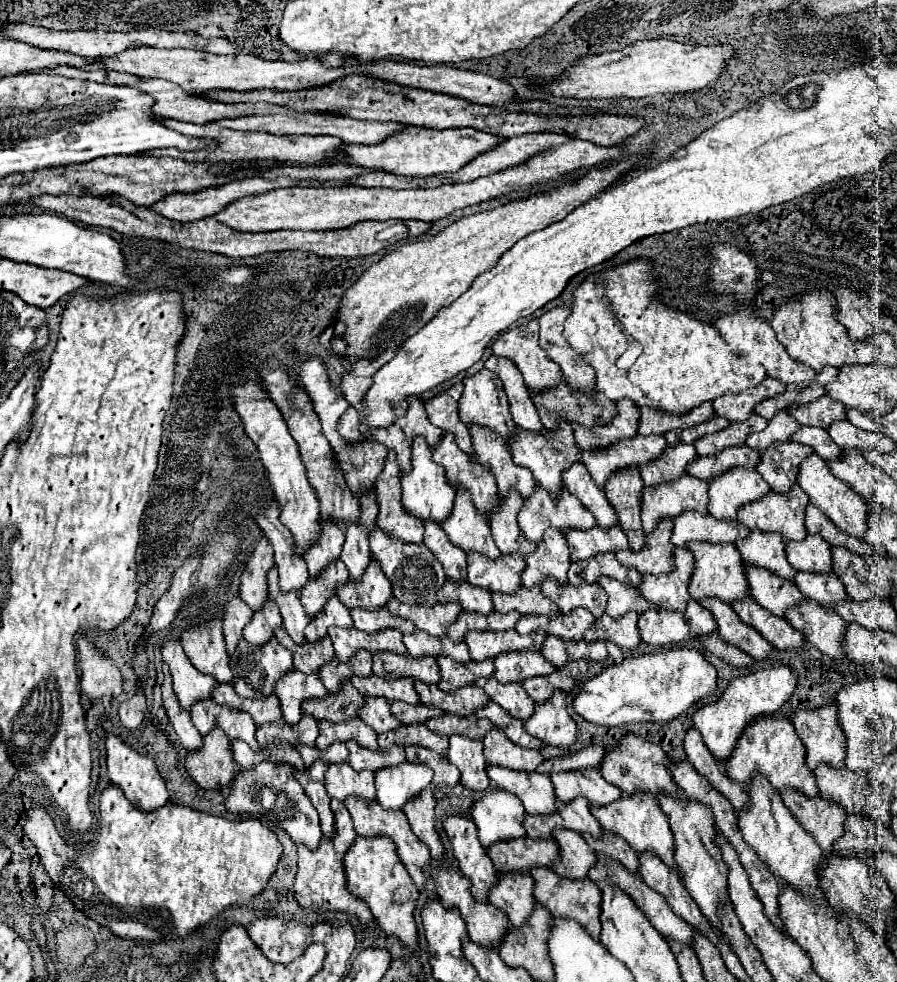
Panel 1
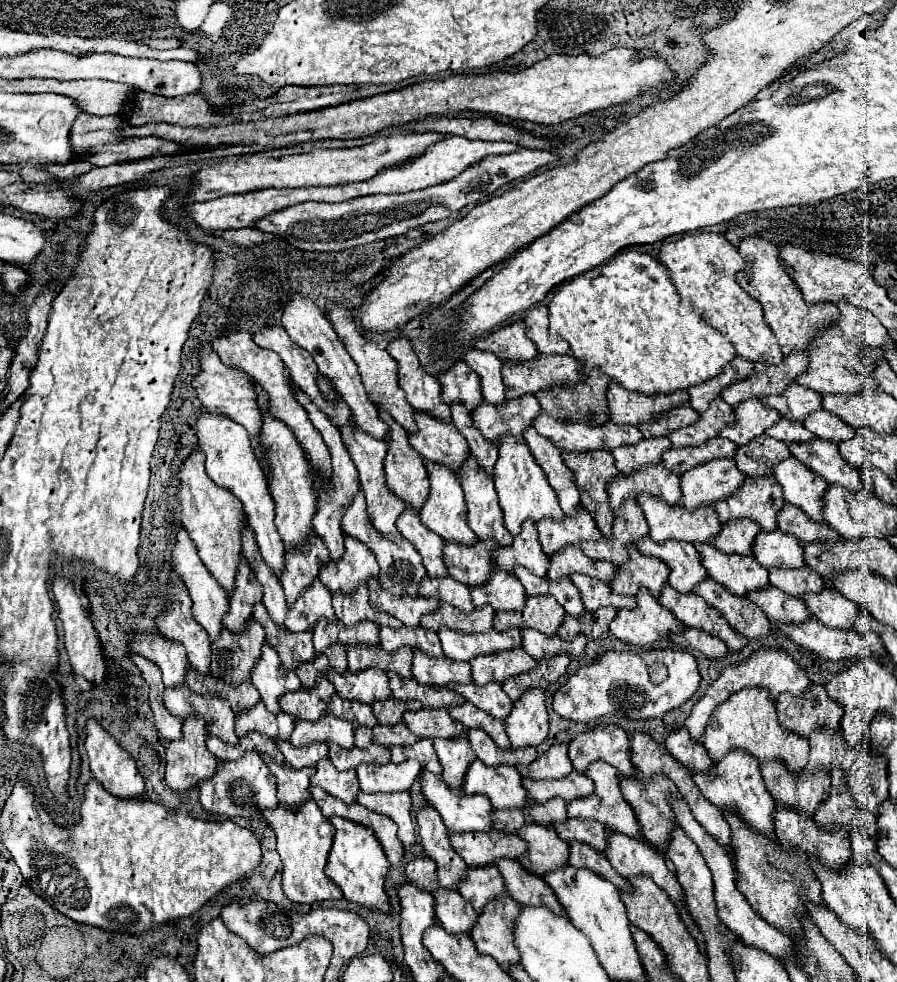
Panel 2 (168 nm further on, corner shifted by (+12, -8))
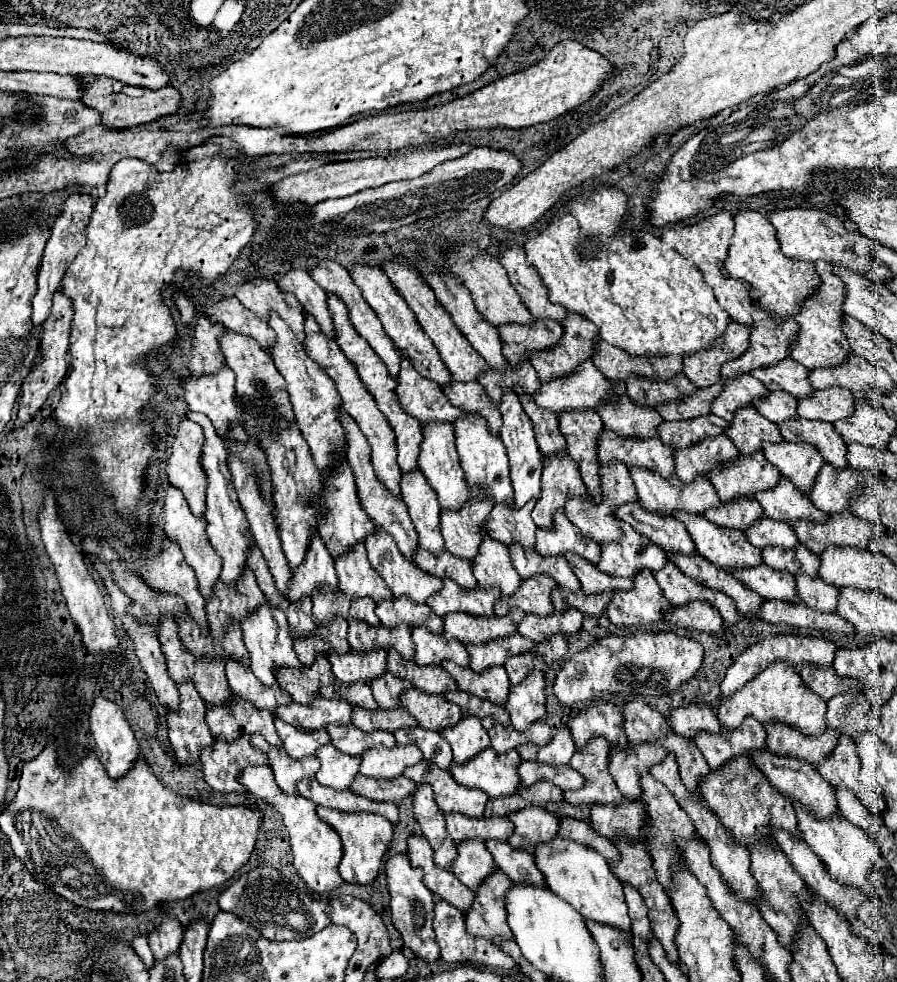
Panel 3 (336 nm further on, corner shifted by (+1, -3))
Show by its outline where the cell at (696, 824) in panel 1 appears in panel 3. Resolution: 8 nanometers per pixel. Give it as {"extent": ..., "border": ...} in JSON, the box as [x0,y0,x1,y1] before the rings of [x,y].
{"extent":[609,743,667,799],"border":[[[629,743],[625,751],[621,747],[611,745],[609,773],[625,799],[639,799],[641,771],[649,771],[651,765],[661,763],[665,755],[667,751],[661,743]]]}

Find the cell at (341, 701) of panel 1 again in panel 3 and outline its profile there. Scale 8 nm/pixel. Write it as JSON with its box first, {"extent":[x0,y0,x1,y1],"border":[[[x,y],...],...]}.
{"extent":[275,655,335,705],"border":[[[317,655],[311,667],[279,667],[275,677],[281,689],[287,689],[293,701],[301,705],[309,705],[323,685],[331,685],[335,681],[325,655]]]}

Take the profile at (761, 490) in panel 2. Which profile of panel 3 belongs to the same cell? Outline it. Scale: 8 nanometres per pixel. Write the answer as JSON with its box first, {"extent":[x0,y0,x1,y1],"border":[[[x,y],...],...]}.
{"extent":[709,451,781,501],"border":[[[761,451],[739,455],[737,459],[711,469],[709,481],[717,489],[719,499],[731,501],[735,497],[753,497],[757,491],[769,491],[777,485],[781,473],[769,465]]]}

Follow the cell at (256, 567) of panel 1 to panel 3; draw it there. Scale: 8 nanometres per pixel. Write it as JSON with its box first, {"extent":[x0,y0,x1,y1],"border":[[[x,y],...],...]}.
{"extent":[165,419,205,513],"border":[[[181,419],[175,429],[173,449],[165,463],[169,483],[183,491],[193,513],[205,513],[205,471],[201,471],[201,439],[203,431],[197,423]]]}

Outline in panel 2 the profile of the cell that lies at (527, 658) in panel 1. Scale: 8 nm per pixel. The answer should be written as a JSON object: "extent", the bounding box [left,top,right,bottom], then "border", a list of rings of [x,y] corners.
{"extent":[470,648,536,686],"border":[[[522,648],[506,650],[488,656],[476,656],[470,660],[472,664],[472,680],[478,686],[488,682],[504,682],[510,676],[520,676],[536,668],[536,660],[528,656]]]}

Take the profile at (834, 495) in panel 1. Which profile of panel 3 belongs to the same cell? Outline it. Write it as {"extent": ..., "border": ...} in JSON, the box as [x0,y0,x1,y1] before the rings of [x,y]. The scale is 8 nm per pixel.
{"extent":[761,441,825,493],"border":[[[765,441],[761,445],[761,451],[765,459],[773,467],[777,467],[783,477],[791,479],[803,493],[809,493],[809,487],[813,485],[817,471],[825,465],[819,449],[809,443],[791,443],[791,441],[769,443]]]}

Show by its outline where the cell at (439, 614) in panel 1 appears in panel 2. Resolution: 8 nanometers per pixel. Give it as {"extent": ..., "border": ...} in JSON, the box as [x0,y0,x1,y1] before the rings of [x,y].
{"extent":[368,580,438,628],"border":[[[370,580],[368,590],[370,590],[370,606],[398,618],[406,628],[418,628],[420,618],[424,614],[432,614],[438,610],[438,600],[428,600],[422,596],[418,596],[418,598],[414,598],[414,596],[392,598],[388,592],[382,592],[378,588],[378,580]]]}

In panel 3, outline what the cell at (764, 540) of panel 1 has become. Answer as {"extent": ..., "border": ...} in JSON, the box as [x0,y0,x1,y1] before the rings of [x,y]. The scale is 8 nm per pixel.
{"extent":[703,497,763,531],"border":[[[749,497],[749,499],[733,499],[729,503],[721,503],[719,507],[711,507],[703,513],[703,517],[721,527],[745,531],[751,527],[751,523],[763,517],[763,511],[761,505],[753,497]]]}

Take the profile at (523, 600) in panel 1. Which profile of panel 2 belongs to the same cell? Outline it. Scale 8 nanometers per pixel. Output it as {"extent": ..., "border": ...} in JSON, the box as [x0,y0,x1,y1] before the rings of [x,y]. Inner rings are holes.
{"extent":[472,568,526,612],"border":[[[494,568],[494,576],[490,584],[482,588],[472,588],[472,602],[480,608],[488,602],[496,612],[520,612],[526,606],[526,590],[516,576],[506,576],[502,568]],[[486,596],[486,600],[484,600]]]}

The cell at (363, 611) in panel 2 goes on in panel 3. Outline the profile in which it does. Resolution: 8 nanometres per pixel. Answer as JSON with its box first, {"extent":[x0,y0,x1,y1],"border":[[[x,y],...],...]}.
{"extent":[335,543,393,599],"border":[[[365,543],[353,545],[341,557],[335,559],[335,571],[339,589],[349,597],[371,597],[371,599],[393,599],[387,583],[381,581],[377,571],[371,567],[365,551]]]}

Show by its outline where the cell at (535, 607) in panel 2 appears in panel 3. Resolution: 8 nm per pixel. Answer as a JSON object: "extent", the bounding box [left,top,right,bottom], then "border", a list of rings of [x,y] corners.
{"extent":[495,575,555,615],"border":[[[533,575],[521,581],[521,587],[513,595],[501,595],[495,603],[495,615],[509,613],[511,607],[519,607],[525,613],[551,615],[555,609],[551,605],[551,591],[555,589],[555,579],[549,575]]]}

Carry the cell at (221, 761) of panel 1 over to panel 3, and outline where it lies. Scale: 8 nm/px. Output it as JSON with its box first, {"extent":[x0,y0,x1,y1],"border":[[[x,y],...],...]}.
{"extent":[167,679,213,765],"border":[[[187,679],[179,687],[179,709],[167,711],[167,731],[169,741],[177,753],[179,763],[193,765],[199,761],[201,749],[213,745],[213,735],[205,723],[205,701],[195,691],[193,683]]]}

